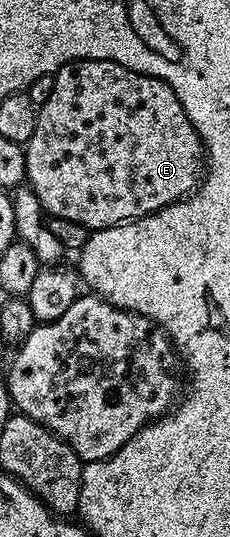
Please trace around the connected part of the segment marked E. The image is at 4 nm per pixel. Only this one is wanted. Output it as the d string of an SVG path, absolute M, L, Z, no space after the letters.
M84 59L81 62L66 63L54 72L54 88L48 97L38 107L38 120L36 121L36 133L25 143L26 152L26 179L28 185L40 197L40 205L47 216L58 219L67 219L70 223L79 223L85 229L97 229L100 227L116 227L128 219L137 219L139 215L148 215L152 211L158 211L169 203L177 202L188 195L195 187L199 186L204 175L204 148L192 121L184 113L176 93L163 79L157 79L154 75L142 75L138 71L128 69L120 63L114 63L111 59Z

